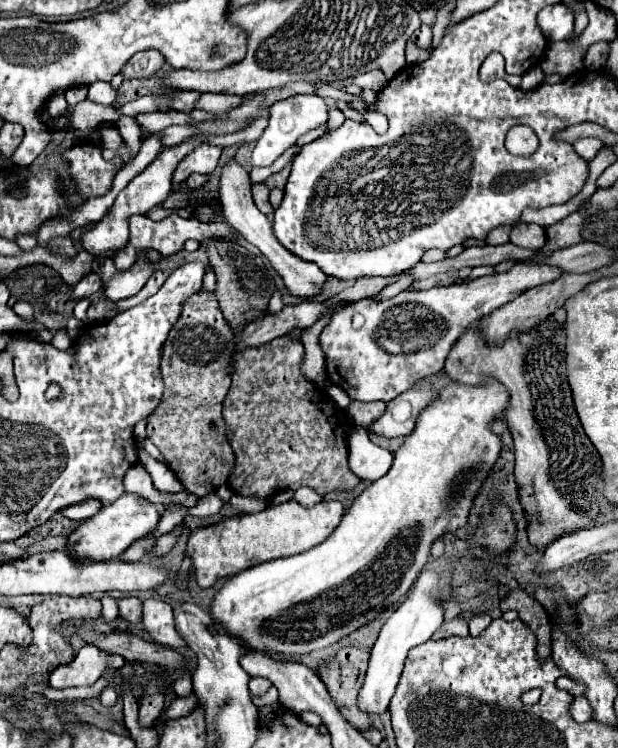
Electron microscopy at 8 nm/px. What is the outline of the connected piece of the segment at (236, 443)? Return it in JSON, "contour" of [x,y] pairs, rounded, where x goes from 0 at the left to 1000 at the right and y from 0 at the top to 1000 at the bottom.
{"contour":[[[448,451],[429,461],[383,469],[377,475],[377,512],[367,528],[367,574],[371,592],[380,603],[380,622],[367,640],[367,648],[383,662],[403,662],[413,667],[432,667],[461,654],[484,654],[490,648],[503,651],[516,662],[536,656],[574,654],[584,640],[565,627],[561,616],[561,582],[568,563],[561,552],[549,547],[519,517],[510,517],[490,499],[490,459]]]}

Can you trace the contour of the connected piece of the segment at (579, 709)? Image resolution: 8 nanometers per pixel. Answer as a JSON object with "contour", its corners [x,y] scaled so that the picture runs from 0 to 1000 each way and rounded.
{"contour":[[[930,932],[927,940],[921,943],[917,953],[921,953],[930,964],[937,964],[937,967],[956,961],[956,945],[953,945],[953,940],[950,940],[943,932]]]}

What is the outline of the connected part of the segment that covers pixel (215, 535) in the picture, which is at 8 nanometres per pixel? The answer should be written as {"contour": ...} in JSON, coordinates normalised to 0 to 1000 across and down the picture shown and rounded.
{"contour":[[[461,670],[406,689],[380,689],[341,705],[309,713],[303,742],[316,755],[316,771],[325,785],[341,785],[351,774],[374,771],[400,758],[429,753],[448,745],[490,739],[523,726],[549,702],[558,680],[549,670],[519,670],[506,678],[487,678],[477,670]]]}

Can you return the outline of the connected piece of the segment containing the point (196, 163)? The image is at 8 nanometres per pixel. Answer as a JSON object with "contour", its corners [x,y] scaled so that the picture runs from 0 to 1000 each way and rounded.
{"contour":[[[325,194],[312,205],[306,205],[283,226],[280,231],[280,250],[293,242],[299,242],[309,231],[345,231],[345,226],[354,218],[354,210],[361,205],[361,197],[351,194]]]}

